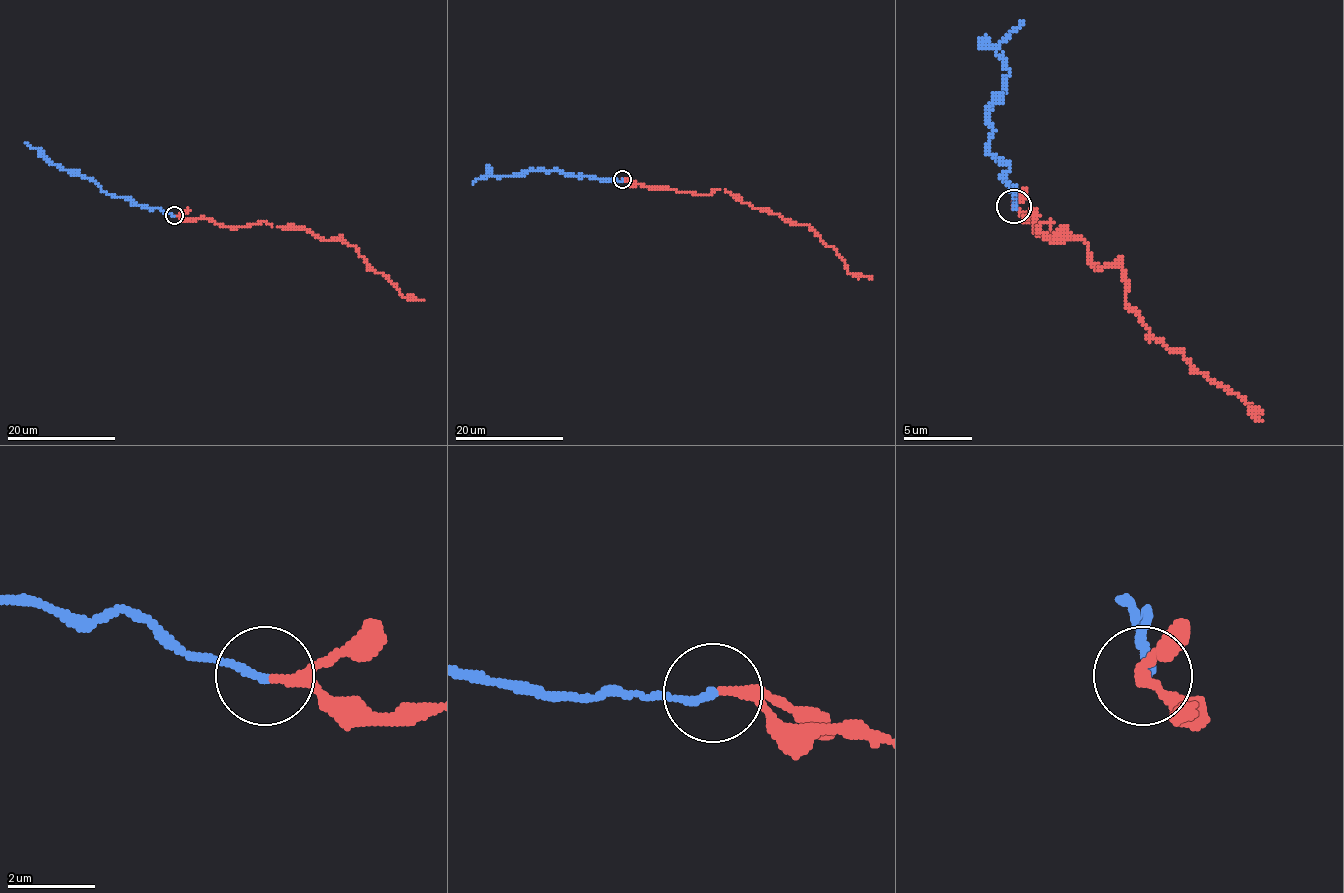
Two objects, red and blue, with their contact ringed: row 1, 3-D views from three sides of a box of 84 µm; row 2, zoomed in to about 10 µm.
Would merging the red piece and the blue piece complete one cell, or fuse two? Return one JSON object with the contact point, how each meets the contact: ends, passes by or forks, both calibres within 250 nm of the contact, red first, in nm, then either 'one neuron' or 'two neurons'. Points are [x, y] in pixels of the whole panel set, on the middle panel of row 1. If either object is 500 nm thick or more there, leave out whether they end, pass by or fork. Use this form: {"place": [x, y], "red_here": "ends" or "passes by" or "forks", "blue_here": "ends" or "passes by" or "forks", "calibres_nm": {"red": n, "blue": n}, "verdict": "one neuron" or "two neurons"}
{"place": [622, 179], "red_here": "passes by", "blue_here": "ends", "calibres_nm": {"red": 180, "blue": 170}, "verdict": "two neurons"}

